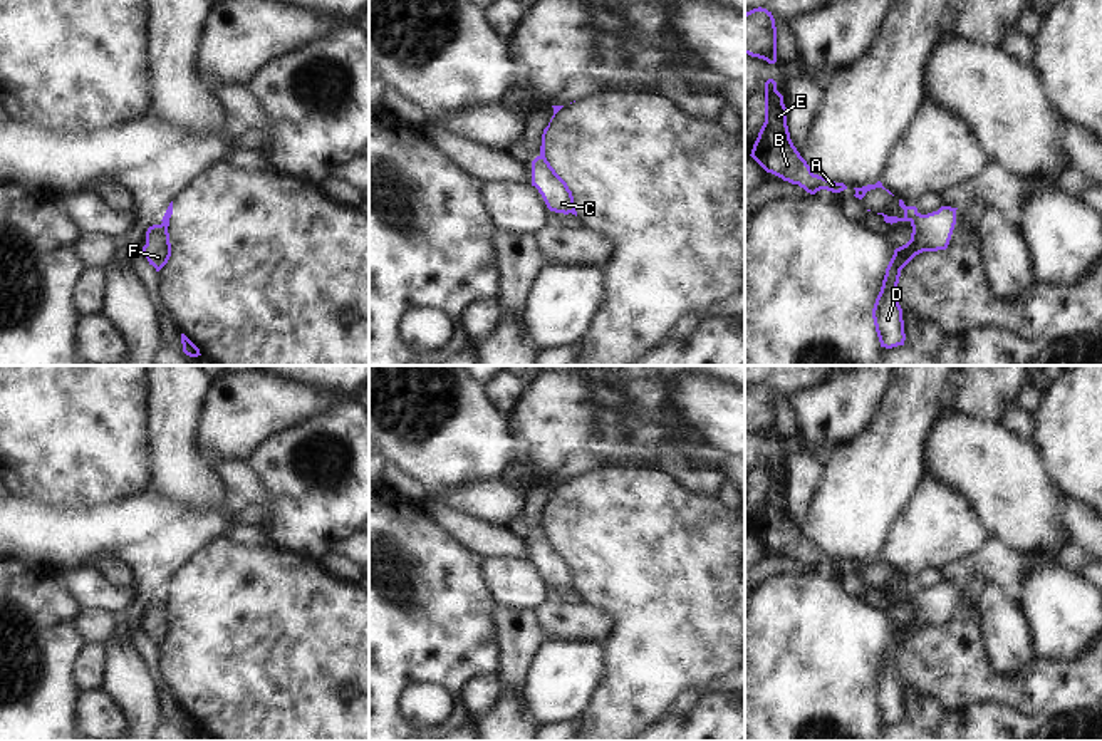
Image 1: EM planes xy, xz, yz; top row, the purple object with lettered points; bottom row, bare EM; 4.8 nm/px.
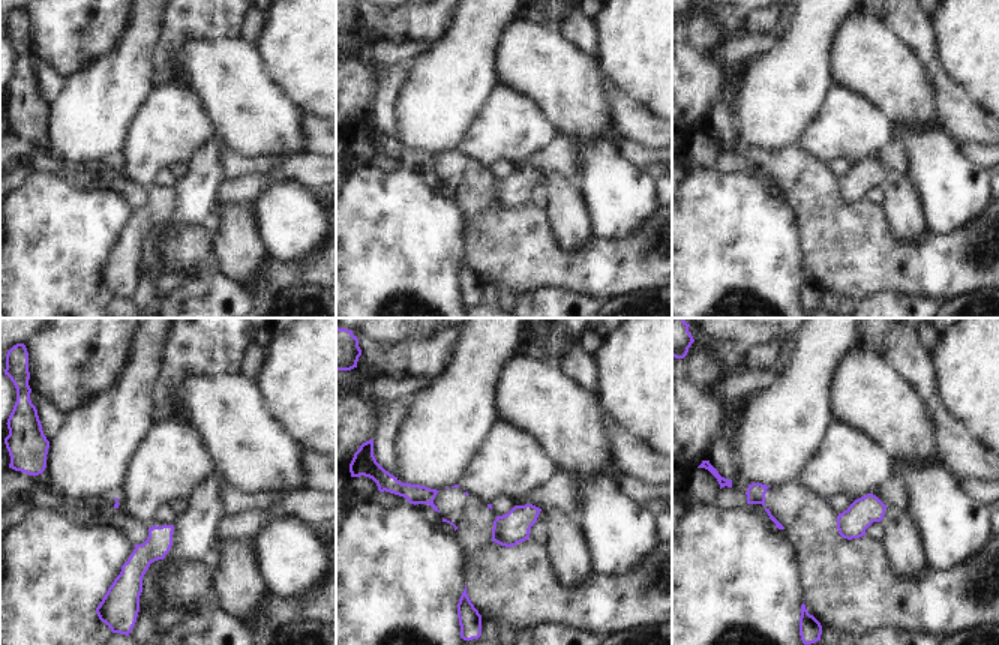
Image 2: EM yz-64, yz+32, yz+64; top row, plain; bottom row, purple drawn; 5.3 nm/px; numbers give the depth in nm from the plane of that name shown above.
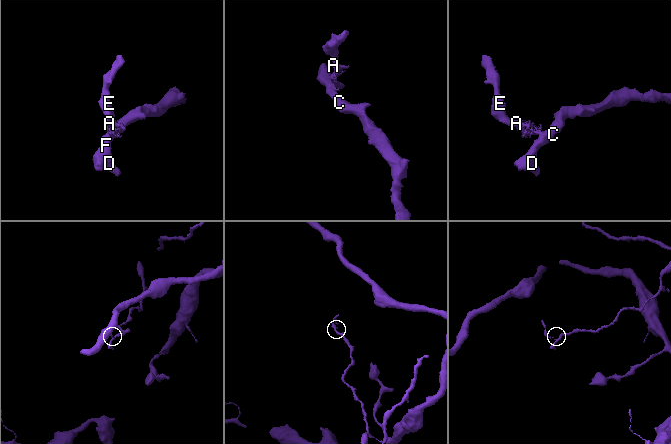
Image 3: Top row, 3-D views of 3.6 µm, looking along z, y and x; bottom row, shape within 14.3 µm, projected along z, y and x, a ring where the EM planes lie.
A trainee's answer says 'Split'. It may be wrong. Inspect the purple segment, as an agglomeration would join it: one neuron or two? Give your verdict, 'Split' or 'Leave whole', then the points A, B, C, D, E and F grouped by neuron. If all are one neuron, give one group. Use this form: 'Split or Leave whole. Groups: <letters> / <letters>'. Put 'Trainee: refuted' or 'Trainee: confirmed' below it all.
Split. Groups: A B E / C D F
Trainee: confirmed

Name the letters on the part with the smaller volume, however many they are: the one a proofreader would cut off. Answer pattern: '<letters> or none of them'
A, B, E

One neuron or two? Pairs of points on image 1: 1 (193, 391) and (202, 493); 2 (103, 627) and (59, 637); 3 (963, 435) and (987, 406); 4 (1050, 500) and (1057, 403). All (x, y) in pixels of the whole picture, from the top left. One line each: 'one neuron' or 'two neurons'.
1: one neuron
2: two neurons
3: two neurons
4: two neurons

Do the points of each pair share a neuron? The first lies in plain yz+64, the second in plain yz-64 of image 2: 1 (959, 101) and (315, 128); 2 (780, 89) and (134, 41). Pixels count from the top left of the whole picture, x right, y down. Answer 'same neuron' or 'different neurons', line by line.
1: same neuron
2: same neuron

